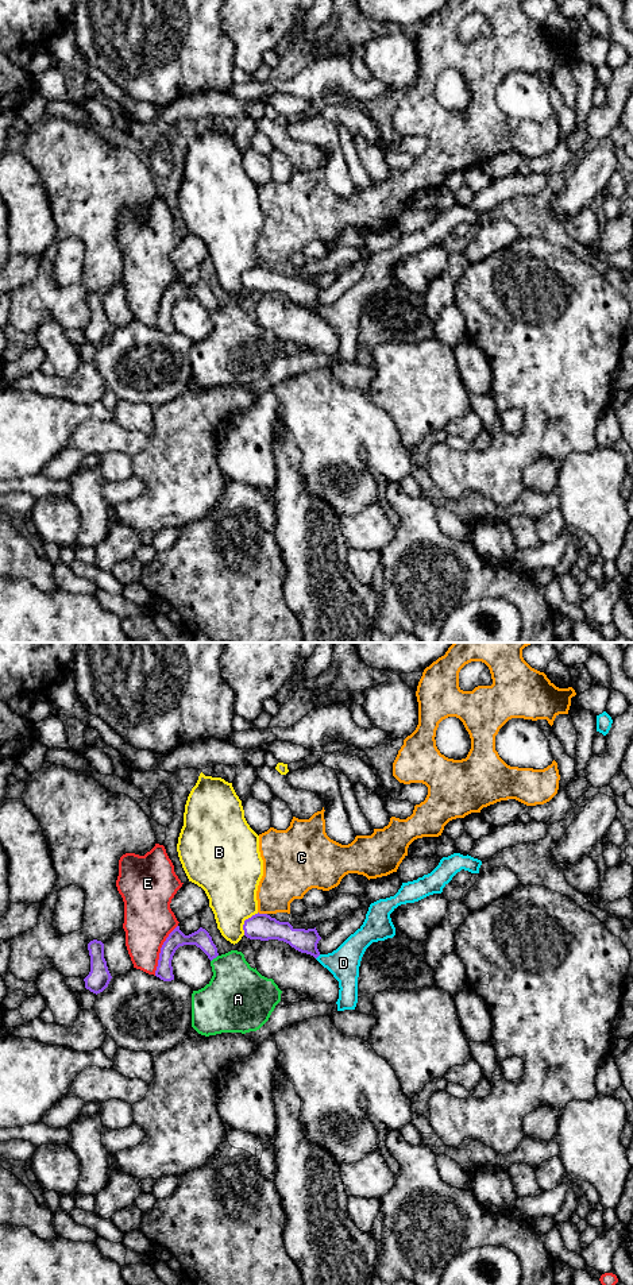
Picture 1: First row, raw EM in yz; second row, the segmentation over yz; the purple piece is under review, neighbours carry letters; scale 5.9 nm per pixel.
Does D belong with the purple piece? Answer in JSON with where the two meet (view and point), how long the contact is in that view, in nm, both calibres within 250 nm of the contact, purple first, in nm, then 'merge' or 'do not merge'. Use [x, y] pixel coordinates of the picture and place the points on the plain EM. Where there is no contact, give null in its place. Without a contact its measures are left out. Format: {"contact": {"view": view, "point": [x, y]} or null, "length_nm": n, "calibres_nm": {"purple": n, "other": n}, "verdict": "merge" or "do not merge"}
{"contact": {"view": "yz", "point": [317, 308]}, "length_nm": 40, "calibres_nm": {"purple": 140, "other": 190}, "verdict": "merge"}

